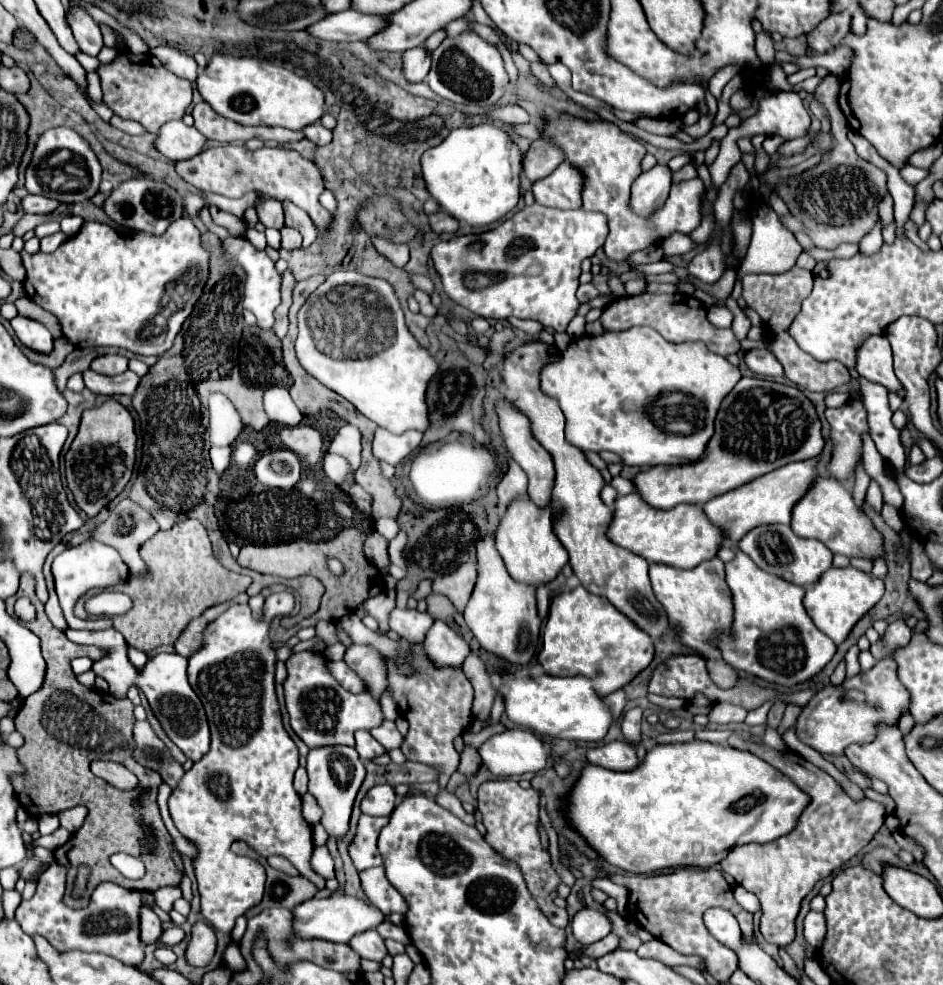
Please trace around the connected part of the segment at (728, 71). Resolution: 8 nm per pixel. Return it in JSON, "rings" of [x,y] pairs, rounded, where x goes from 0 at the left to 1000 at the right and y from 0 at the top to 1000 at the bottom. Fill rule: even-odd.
{"rings":[[[776,65],[764,70],[752,82],[751,90],[762,103],[769,86],[785,73],[783,66]]]}

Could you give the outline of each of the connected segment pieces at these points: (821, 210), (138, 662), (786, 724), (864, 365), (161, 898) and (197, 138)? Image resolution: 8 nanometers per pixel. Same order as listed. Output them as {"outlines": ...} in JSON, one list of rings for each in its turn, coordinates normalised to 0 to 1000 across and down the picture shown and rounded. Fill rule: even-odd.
{"outlines":[[[[878,76],[865,90],[865,98],[876,109],[887,143],[882,159],[848,178],[836,180],[821,192],[823,198],[836,208],[838,216],[853,228],[861,247],[870,253],[887,253],[891,247],[912,247],[912,243],[927,230],[931,220],[931,204],[942,194],[937,174],[910,159],[906,147],[899,143],[901,128],[891,113],[889,92],[891,80],[887,76]]],[[[135,655],[135,657],[136,657],[136,667],[138,671],[145,679],[150,679],[157,671],[156,664],[151,661],[146,661],[146,659],[142,657],[138,657],[137,655]]],[[[836,716],[836,718],[834,718],[831,728],[829,728],[827,736],[825,736],[825,744],[827,744],[827,746],[831,746],[831,742],[834,742],[834,740],[838,740],[838,738],[844,734],[846,724],[848,724],[848,718],[842,718],[842,716]]],[[[925,340],[910,354],[908,377],[920,387],[929,387],[959,405],[959,395],[946,375],[946,354],[937,340]]],[[[174,901],[174,903],[168,903],[168,905],[163,907],[163,911],[165,911],[165,917],[168,917],[174,925],[180,925],[180,923],[182,923],[182,917],[185,917],[189,911],[193,911],[193,905],[191,905],[191,901]]],[[[193,122],[174,126],[163,143],[163,151],[180,163],[201,161],[216,151],[218,140],[206,129],[198,128]]]]}

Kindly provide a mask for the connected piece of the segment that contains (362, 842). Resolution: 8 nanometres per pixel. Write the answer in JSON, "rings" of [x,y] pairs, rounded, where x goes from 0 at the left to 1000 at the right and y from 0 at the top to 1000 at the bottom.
{"rings":[[[382,827],[378,848],[369,858],[369,868],[380,884],[405,878],[405,870],[399,862],[399,854],[407,838],[411,838],[411,829]]]}

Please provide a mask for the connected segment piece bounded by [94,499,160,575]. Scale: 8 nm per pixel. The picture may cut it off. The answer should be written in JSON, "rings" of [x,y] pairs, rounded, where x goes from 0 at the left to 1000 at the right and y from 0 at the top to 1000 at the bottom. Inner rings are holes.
{"rings":[[[131,507],[119,517],[117,525],[102,535],[100,547],[121,555],[138,576],[138,584],[151,584],[153,570],[146,563],[146,555],[168,539],[168,531],[153,515],[140,507]]]}

